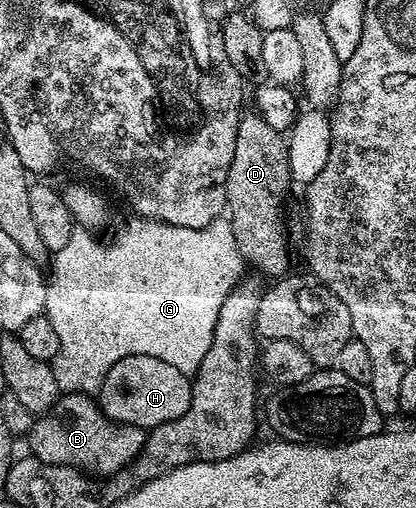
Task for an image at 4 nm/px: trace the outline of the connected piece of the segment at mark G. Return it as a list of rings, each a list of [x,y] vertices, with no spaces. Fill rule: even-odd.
[[[220,218],[200,228],[144,219],[135,223],[139,224],[121,229],[112,244],[98,240],[91,230],[72,231],[69,242],[53,253],[45,315],[60,342],[59,353],[53,359],[60,393],[98,393],[113,365],[133,354],[161,358],[161,362],[169,362],[169,366],[177,366],[186,376],[194,377],[213,340],[221,302],[244,279],[245,261],[233,238],[230,220]]]

